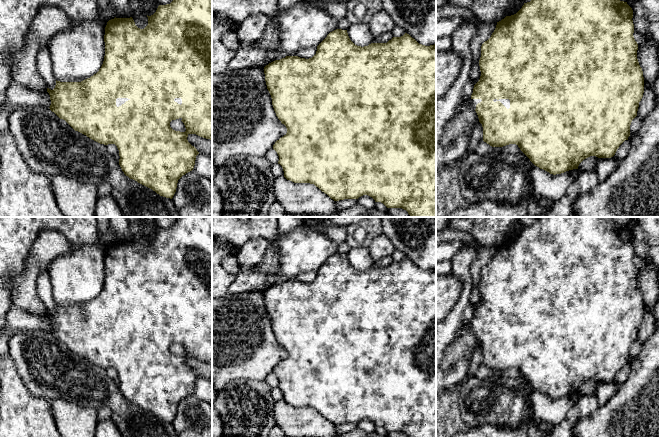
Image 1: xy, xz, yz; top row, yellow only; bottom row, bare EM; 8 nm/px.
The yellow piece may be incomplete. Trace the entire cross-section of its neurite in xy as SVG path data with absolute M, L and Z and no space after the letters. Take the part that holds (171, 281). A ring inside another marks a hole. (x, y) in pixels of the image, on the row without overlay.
M178 217L170 228L159 229L156 236L151 240L147 239L147 241L148 249L144 253L138 252L132 241L115 241L109 244L104 259L105 280L99 295L81 306L60 306L56 304L53 314L47 312L51 324L49 332L75 355L100 368L115 368L119 374L119 389L126 400L152 413L160 420L172 423L176 416L178 404L193 394L196 380L199 378L197 373L188 366L188 359L196 358L212 364L212 217ZM176 343L184 347L185 356L175 355L170 351L170 346Z

